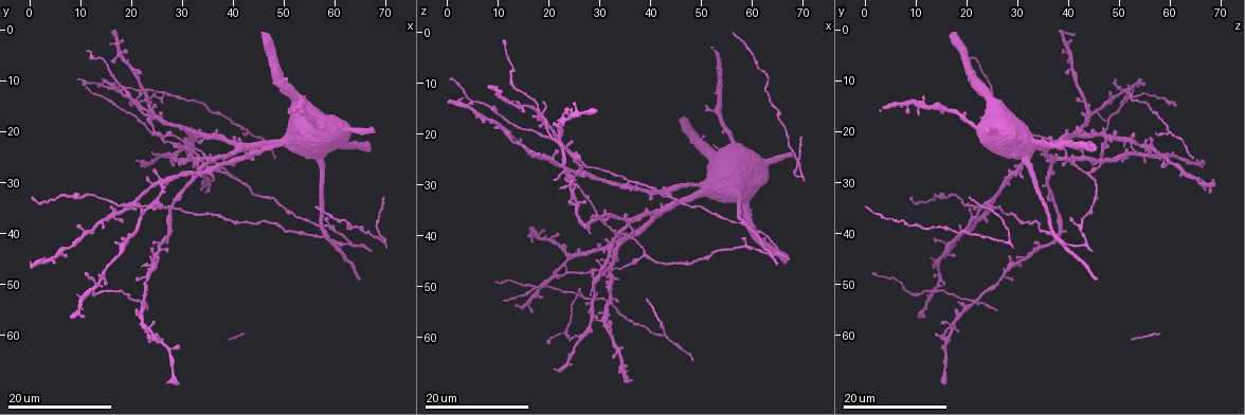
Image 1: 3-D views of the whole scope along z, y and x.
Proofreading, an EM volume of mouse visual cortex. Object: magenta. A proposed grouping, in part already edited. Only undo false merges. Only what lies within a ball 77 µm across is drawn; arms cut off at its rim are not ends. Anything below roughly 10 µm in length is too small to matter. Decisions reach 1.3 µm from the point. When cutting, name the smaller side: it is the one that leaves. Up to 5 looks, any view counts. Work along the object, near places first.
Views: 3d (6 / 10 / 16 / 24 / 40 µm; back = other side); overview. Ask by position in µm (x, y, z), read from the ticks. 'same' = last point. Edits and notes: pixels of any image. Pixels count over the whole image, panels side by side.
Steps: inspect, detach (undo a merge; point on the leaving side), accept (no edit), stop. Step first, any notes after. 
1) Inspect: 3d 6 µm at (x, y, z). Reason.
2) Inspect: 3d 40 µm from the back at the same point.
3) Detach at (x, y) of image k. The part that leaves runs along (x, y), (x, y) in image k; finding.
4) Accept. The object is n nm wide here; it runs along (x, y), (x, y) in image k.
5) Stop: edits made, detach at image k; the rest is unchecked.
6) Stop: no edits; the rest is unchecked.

Inspect: 3d 16 µm at (21.5, 53.5, 21.5). Four-way junction.

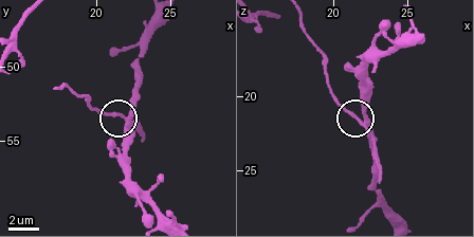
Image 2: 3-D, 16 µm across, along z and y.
Inspect: 3d 10 µm at (21.8, 53.4, 21.6).

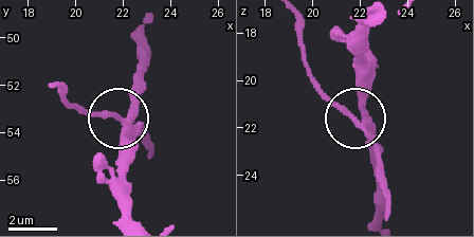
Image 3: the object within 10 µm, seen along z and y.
Accept. The object is 260 nm wide here; it runs along (143, 26), (142, 93), (121, 120), (123, 176) in image 3; one neuron here.

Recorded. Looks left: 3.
Inspect: 3d 24 µm at (18.5, 12.0, 50.5). Four or more arms meet.

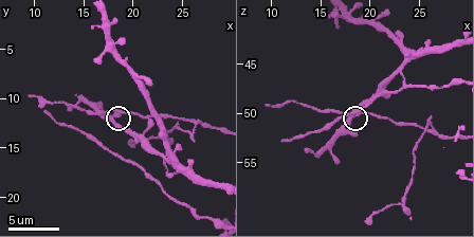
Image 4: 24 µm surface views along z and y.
Inspect: 3d 6 µm at (18.0, 12.2, 50.4).

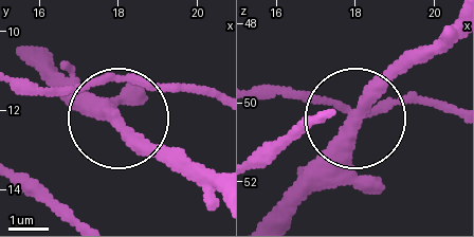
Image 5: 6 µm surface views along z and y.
Accept. It runs along (453, 23), (294, 182) in image 5; continuous, no second neuron.

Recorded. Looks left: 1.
Inspect: 3d 6 µm at (26.4, 12.4, 51.6). Looks like a crossing.

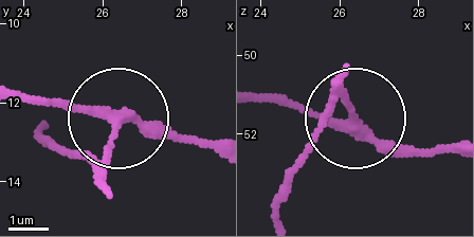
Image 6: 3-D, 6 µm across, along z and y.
Accept. 4 arms meet here; one neuron here.

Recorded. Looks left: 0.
Stop: no edits; the rest is unchecked.

